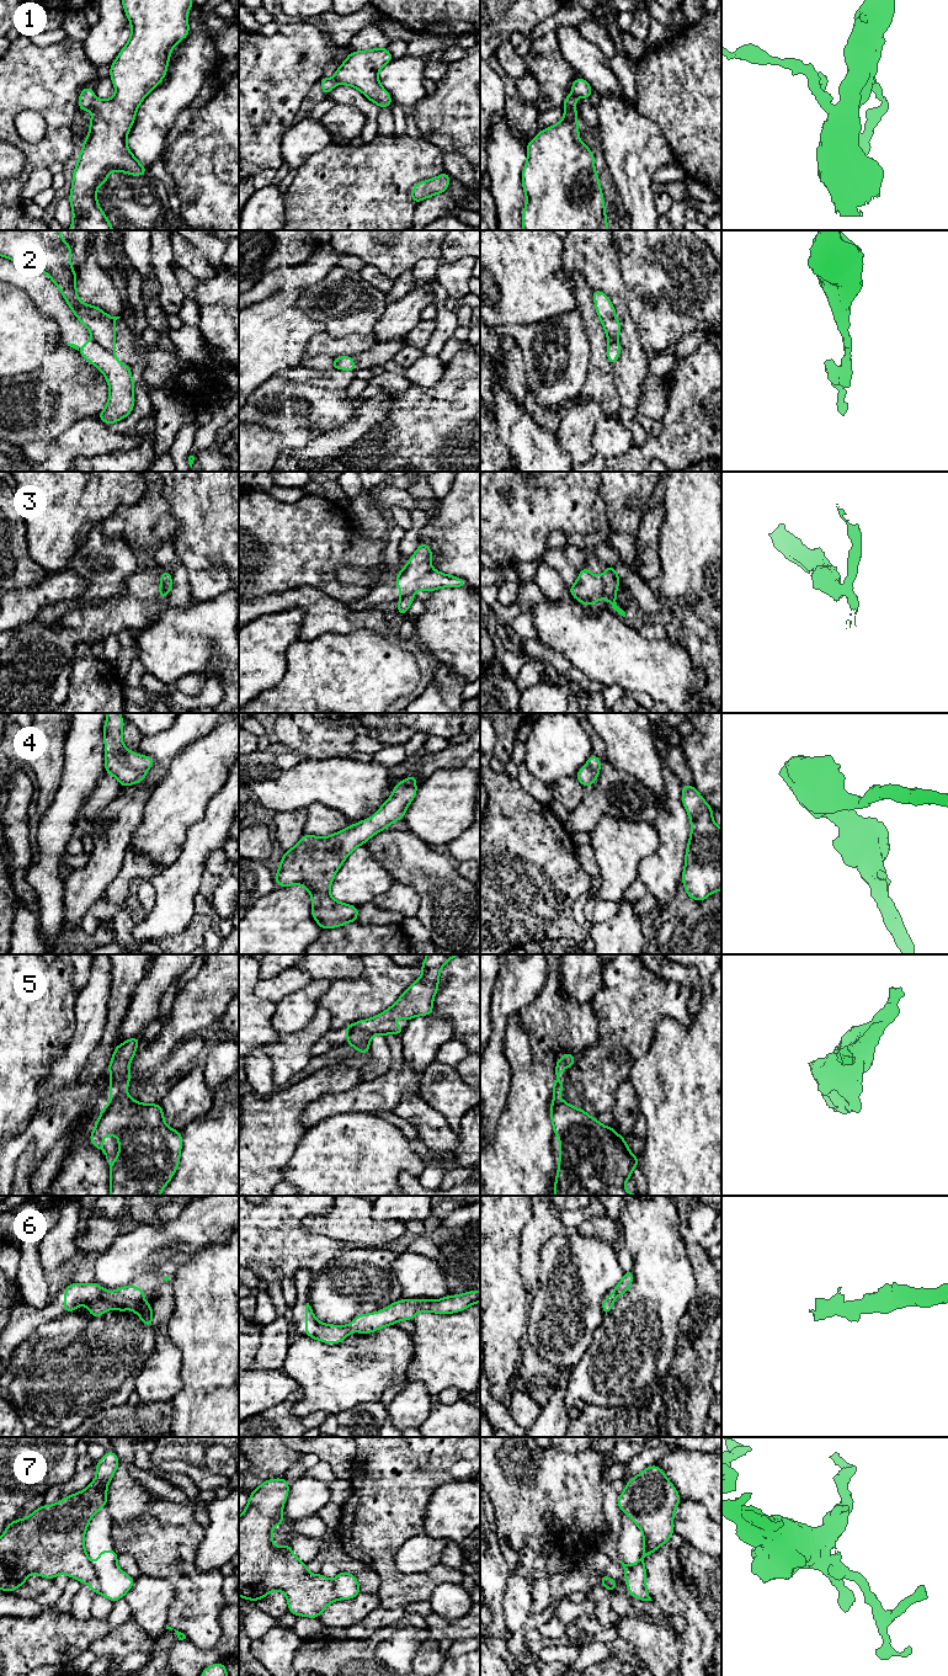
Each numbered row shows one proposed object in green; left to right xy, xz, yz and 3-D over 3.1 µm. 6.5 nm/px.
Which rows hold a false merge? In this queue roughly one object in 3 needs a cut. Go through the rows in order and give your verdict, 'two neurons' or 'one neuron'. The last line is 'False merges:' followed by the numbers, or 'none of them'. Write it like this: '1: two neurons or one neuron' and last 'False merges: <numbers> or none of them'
1: one neuron
2: two neurons
3: two neurons
4: one neuron
5: two neurons
6: one neuron
7: two neurons
False merges: 2, 3, 5, 7

